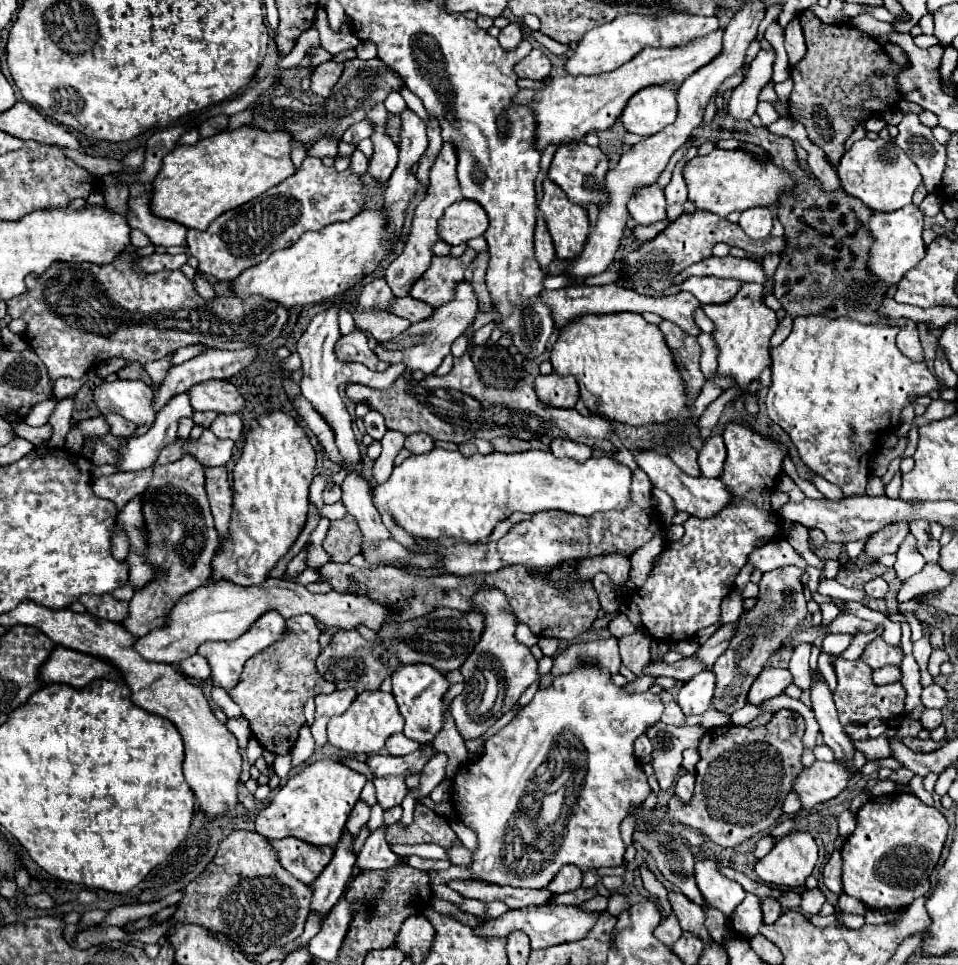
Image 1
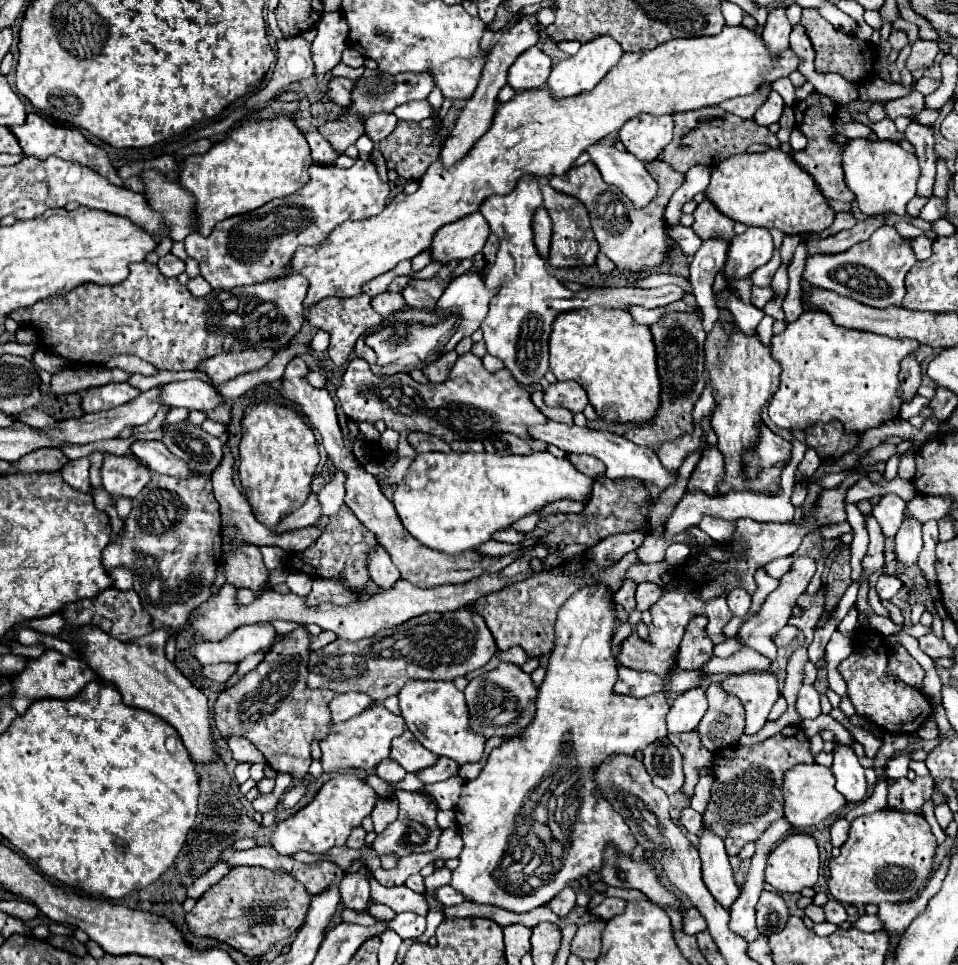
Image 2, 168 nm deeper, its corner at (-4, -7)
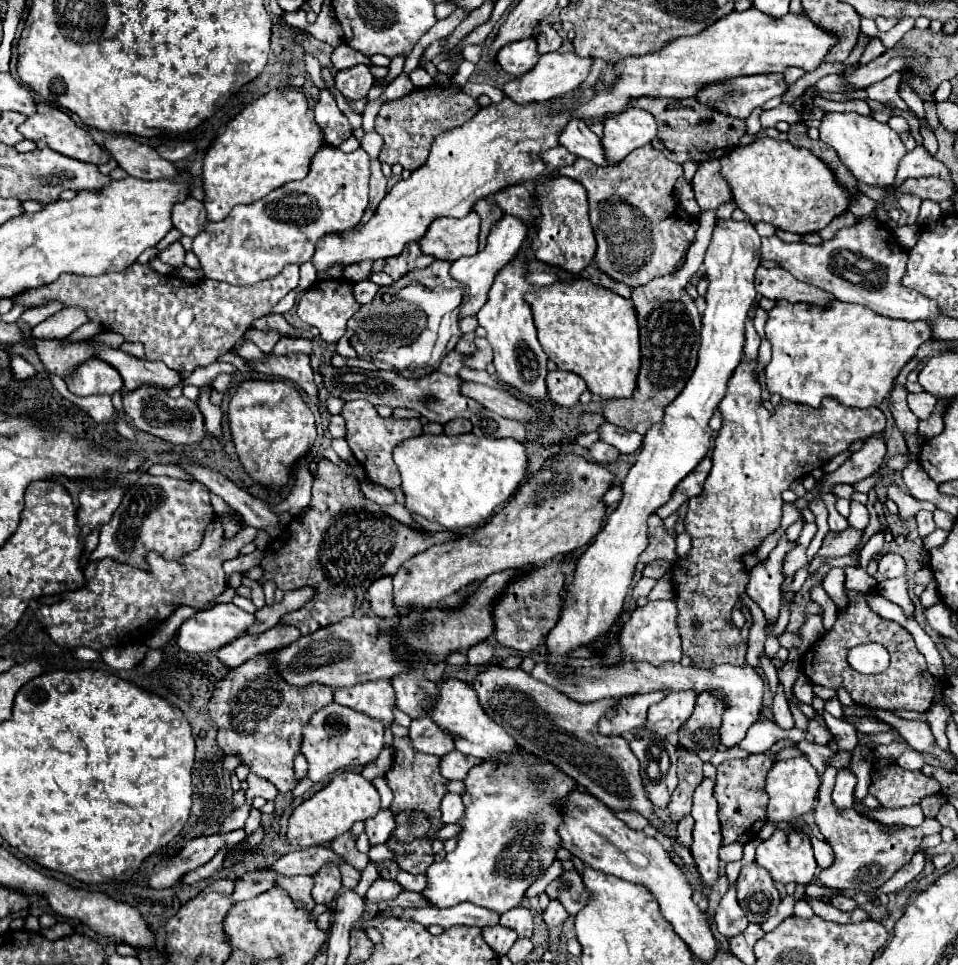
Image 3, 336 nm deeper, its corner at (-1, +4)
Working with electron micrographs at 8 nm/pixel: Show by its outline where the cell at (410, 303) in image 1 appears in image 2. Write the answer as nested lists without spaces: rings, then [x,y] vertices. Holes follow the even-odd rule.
[[[383,292],[383,294],[375,296],[375,298],[371,300],[371,304],[373,304],[373,308],[375,308],[381,316],[385,316],[385,318],[393,316],[395,312],[407,310],[407,304],[405,304],[403,296],[401,296],[401,294],[393,294],[393,292]]]

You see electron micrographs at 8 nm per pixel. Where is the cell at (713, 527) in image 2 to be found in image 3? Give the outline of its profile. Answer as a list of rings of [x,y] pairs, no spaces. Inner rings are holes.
[[[742,361],[740,367],[736,367],[736,373],[732,373],[730,381],[728,381],[728,391],[726,391],[726,397],[722,399],[722,403],[718,405],[720,411],[722,411],[722,417],[724,417],[724,425],[722,429],[718,431],[716,439],[714,439],[714,453],[712,453],[712,469],[710,469],[710,475],[704,483],[704,491],[698,495],[698,497],[692,497],[688,501],[688,513],[686,513],[686,519],[684,519],[684,527],[686,527],[686,533],[692,537],[692,549],[686,553],[686,557],[678,557],[672,571],[678,573],[678,575],[672,575],[672,583],[674,583],[674,591],[676,591],[676,605],[678,605],[678,633],[680,633],[680,639],[682,639],[682,653],[686,657],[692,659],[692,665],[694,667],[702,667],[702,669],[710,669],[712,665],[718,665],[718,663],[732,663],[732,665],[744,665],[746,663],[746,639],[740,635],[740,629],[732,623],[732,609],[734,605],[746,595],[746,585],[748,585],[748,579],[750,579],[750,573],[744,569],[742,565],[742,557],[744,555],[750,555],[754,551],[758,551],[758,547],[762,545],[762,541],[776,533],[780,529],[780,519],[782,519],[782,491],[786,491],[790,487],[792,481],[804,477],[804,475],[810,475],[814,469],[820,469],[824,467],[832,457],[836,457],[838,453],[846,451],[850,447],[852,441],[858,441],[858,439],[866,439],[874,433],[882,433],[884,431],[884,425],[886,425],[886,417],[884,413],[876,407],[876,409],[852,409],[852,407],[844,407],[844,405],[838,405],[838,401],[832,401],[830,397],[826,397],[822,401],[822,405],[818,409],[812,409],[812,407],[804,404],[792,403],[786,399],[781,400],[780,406],[777,407],[774,413],[764,409],[762,407],[762,399],[760,399],[760,383],[758,383],[758,377],[754,375],[754,367],[756,367],[756,361]]]

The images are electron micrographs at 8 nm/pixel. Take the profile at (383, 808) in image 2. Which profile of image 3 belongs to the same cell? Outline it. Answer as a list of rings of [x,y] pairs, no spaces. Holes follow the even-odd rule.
[[[384,809],[384,811],[378,811],[376,817],[372,817],[372,819],[366,821],[364,833],[368,835],[372,847],[374,845],[382,845],[382,843],[388,841],[392,829],[396,827],[396,823],[392,819],[394,819],[394,815],[388,809]]]

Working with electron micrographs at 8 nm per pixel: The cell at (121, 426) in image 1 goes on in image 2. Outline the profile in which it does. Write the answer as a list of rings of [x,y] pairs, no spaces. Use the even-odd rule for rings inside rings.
[[[135,440],[131,444],[131,452],[139,456],[139,460],[143,460],[153,472],[175,478],[185,478],[193,474],[193,470],[183,464],[183,460],[177,460],[161,440]]]

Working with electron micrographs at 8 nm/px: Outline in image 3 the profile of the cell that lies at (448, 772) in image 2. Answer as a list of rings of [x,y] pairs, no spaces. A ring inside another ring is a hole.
[[[452,751],[450,755],[442,757],[440,769],[442,769],[442,775],[444,775],[448,781],[452,781],[452,779],[464,781],[464,777],[468,775],[468,771],[470,771],[472,767],[480,765],[480,763],[482,763],[482,761],[476,759],[476,757],[468,757],[468,755],[460,753],[460,751]]]

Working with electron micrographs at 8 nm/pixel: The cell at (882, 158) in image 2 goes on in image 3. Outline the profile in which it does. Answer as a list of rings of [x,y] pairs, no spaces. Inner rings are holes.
[[[848,111],[848,113],[826,113],[818,131],[820,139],[836,149],[844,165],[852,171],[852,175],[858,181],[864,181],[868,185],[878,183],[884,187],[890,187],[894,183],[898,161],[906,155],[906,149],[898,133],[894,133],[888,125],[882,125],[872,117]]]

